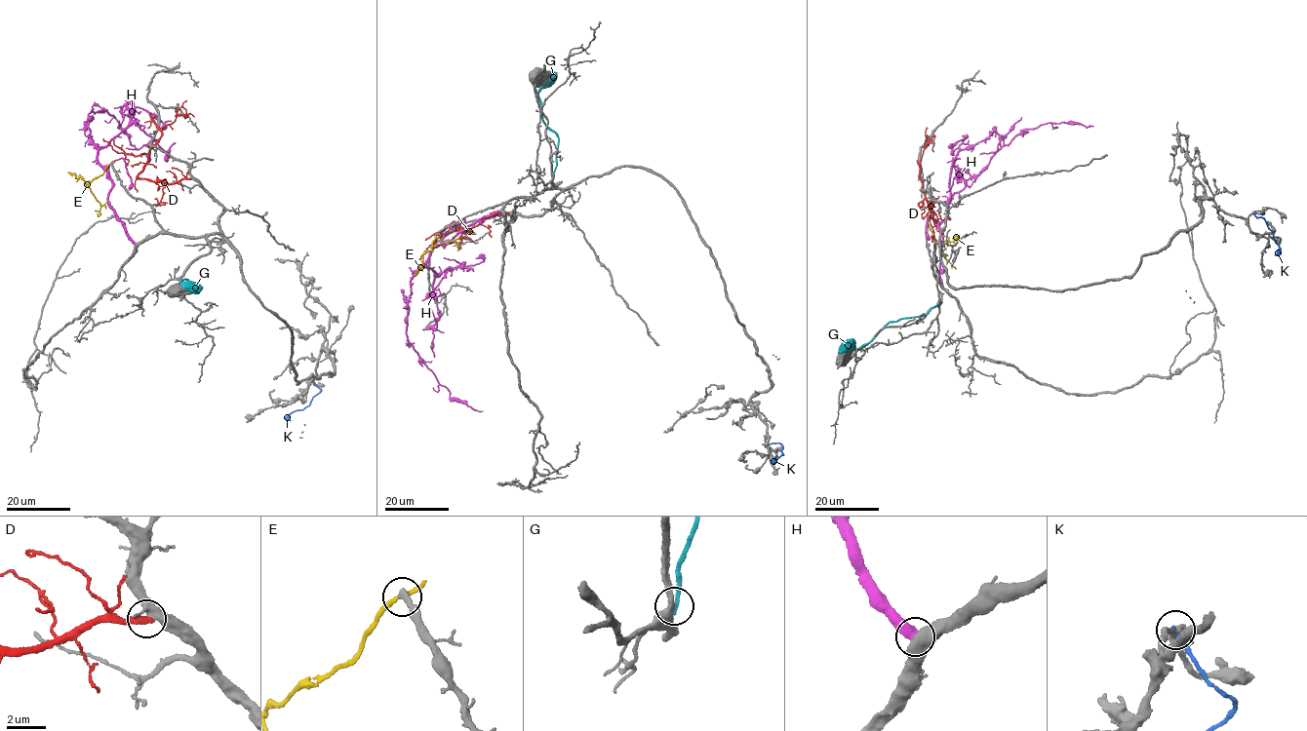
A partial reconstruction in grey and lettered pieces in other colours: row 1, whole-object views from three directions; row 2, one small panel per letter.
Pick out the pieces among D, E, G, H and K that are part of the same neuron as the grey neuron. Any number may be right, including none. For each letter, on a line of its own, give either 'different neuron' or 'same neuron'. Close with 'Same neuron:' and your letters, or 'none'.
D: different neuron
E: different neuron
G: different neuron
H: different neuron
K: different neuron
Same neuron: none

